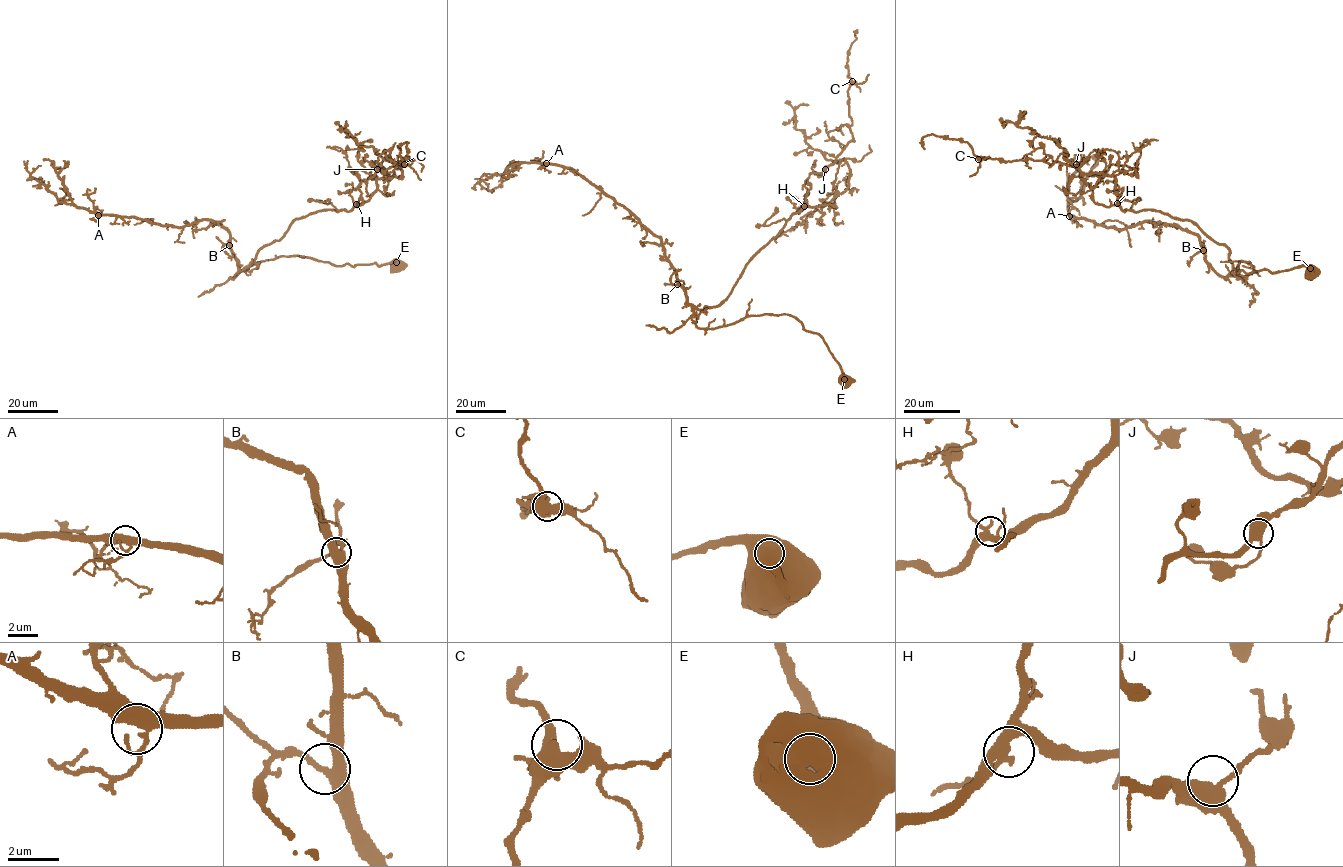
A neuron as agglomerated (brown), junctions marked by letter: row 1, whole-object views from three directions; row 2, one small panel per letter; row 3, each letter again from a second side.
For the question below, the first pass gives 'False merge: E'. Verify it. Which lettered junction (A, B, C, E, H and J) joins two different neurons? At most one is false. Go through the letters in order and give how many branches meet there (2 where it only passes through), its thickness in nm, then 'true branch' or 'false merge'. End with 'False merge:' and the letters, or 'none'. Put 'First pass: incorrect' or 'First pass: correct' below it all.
A: branches 3; calibre 440 nm; true branch
B: branches 3; calibre 440 nm; true branch
C: branches 3; calibre 400 nm; true branch
E: branches 1; calibre 1200 nm; true branch
H: branches 3; calibre 360 nm; true branch
J: branches 3; calibre 480 nm; true branch
False merge: none
First pass: incorrect

